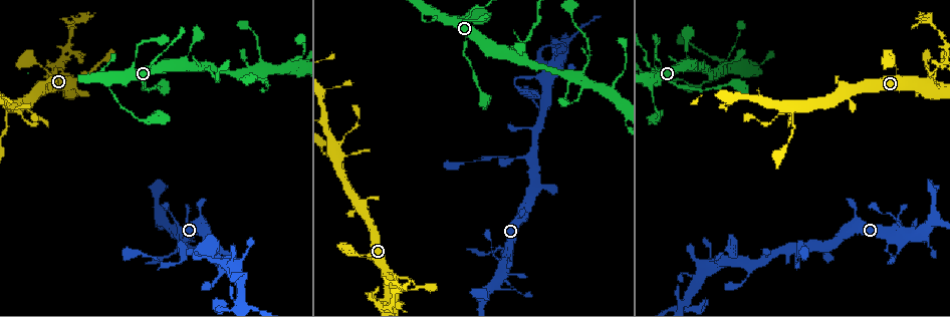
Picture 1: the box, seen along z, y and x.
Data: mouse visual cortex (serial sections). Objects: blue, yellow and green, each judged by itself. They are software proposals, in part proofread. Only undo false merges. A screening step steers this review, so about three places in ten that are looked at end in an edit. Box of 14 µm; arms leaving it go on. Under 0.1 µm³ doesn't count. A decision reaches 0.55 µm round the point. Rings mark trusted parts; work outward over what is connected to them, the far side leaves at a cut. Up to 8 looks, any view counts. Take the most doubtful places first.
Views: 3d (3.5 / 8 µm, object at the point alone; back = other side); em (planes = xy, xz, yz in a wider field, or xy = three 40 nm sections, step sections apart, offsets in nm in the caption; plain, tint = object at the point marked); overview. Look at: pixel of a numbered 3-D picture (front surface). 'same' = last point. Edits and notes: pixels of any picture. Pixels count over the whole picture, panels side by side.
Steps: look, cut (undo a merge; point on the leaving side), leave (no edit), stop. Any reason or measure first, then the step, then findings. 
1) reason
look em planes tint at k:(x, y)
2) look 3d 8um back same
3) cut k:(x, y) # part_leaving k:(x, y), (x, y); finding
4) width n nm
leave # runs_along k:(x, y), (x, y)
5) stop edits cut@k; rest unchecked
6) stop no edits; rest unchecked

three-way junction
look 3d 3.5um back at 1:(192, 67)

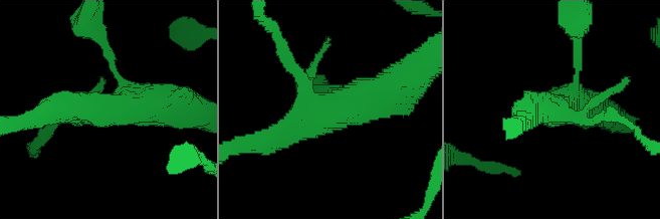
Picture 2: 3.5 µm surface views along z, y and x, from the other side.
now the EM
look em planes tint at 2:(556, 110)

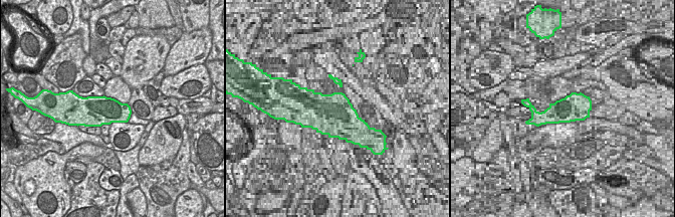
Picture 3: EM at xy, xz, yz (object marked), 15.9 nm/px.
width 480 nm
leave # runs_along 2:(387, 90), (362, 95), (266, 140); all the same cell

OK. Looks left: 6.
thin neck
look 3d 3.5um at 1:(499, 155)

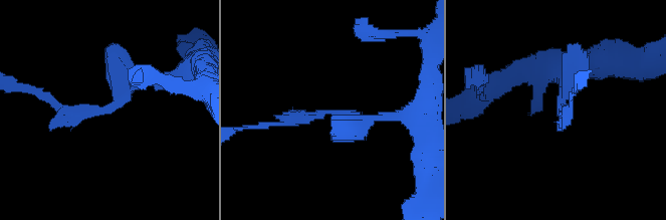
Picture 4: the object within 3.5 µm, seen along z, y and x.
arm_widths 200, 200 nm
look em xy step 1 plain at 4:(561, 103)

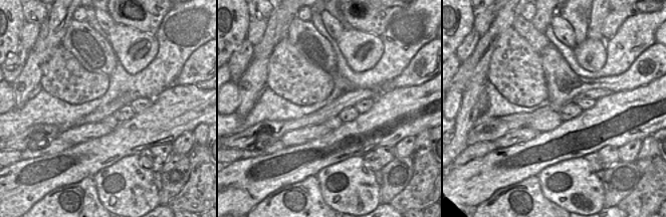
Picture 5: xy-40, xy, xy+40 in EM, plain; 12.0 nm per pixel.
look em xy step 1 tint same

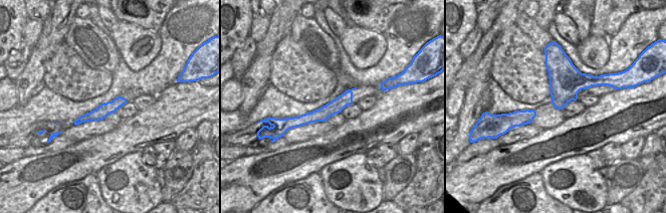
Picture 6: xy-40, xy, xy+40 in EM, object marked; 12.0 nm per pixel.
cut 4:(304, 120) # a second cell is stuck on

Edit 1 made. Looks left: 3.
thin arm on a thick one
look 3d 3.5um at 1:(258, 74)

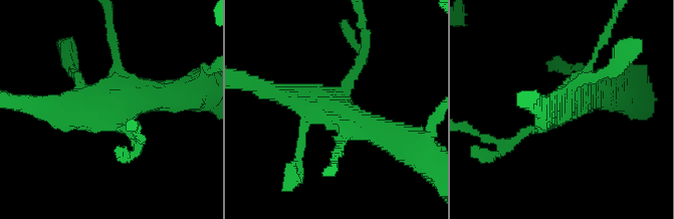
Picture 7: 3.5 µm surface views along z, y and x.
look em xy step 1 tint at 7:(335, 109)

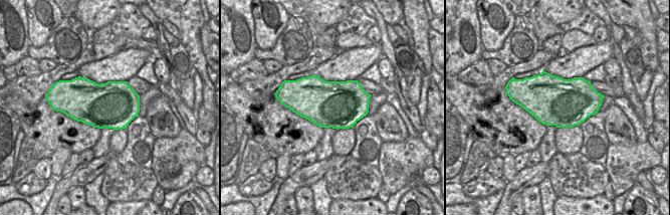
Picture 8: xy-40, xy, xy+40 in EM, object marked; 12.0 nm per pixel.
leave # runs_along 7:(269, 89), (393, 136); all the same cell

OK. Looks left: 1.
stop edits cut@4; rest unchecked

